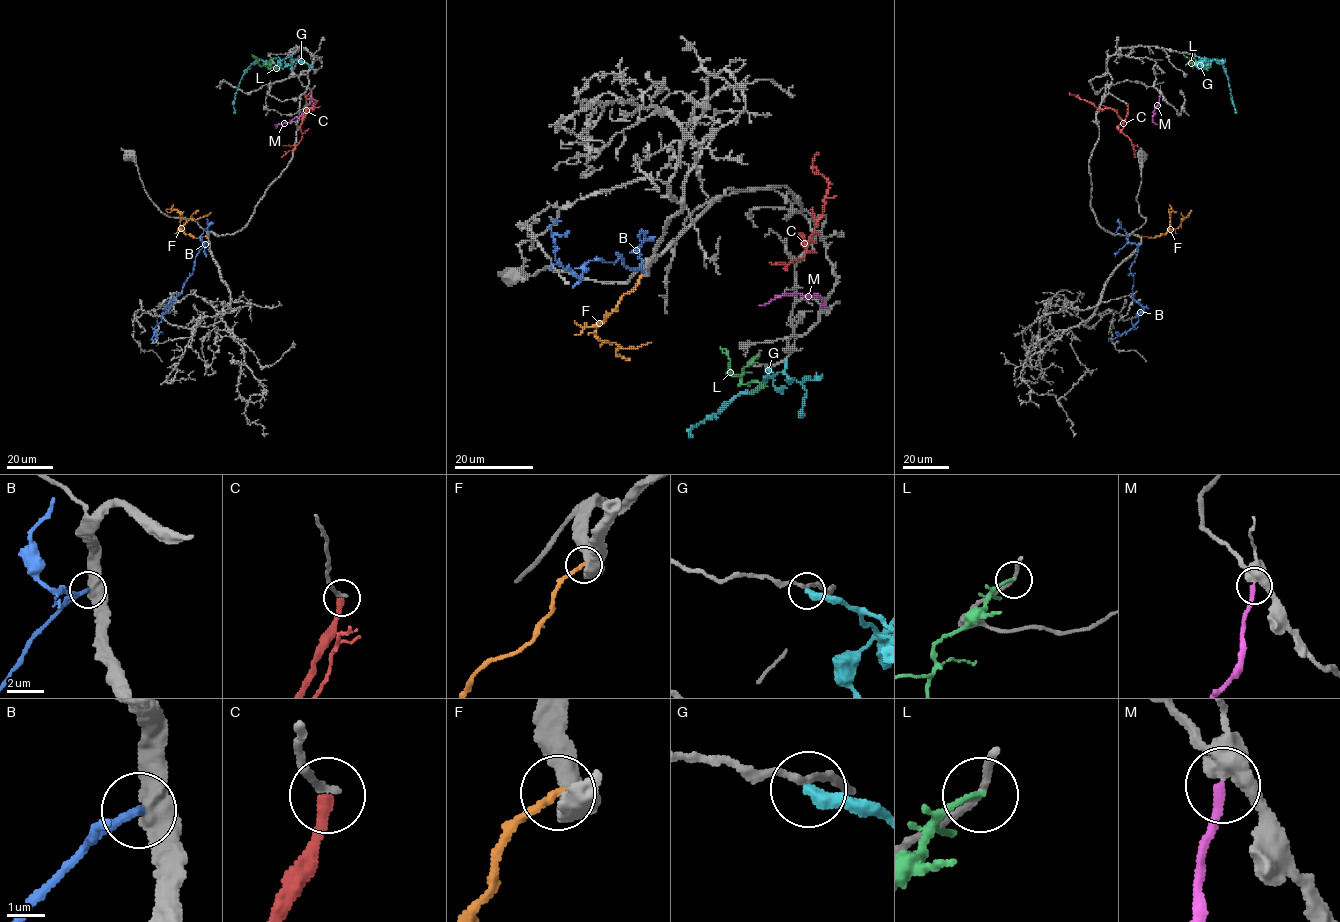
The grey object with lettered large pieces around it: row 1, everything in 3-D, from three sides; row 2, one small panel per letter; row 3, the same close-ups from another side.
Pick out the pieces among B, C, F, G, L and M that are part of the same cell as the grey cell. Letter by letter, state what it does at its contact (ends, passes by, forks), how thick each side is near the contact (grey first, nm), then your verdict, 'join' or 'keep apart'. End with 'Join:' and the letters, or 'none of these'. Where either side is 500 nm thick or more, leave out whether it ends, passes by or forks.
B: 500 nm thick on the grey side, 240 nm on the other; join
C: it ends there; 200 nm thick on the grey side, 280 nm on the other; keep apart
F: 500 nm thick on the grey side, 240 nm on the other; keep apart
G: it ends there; 200 nm thick on the grey side, 400 nm on the other; keep apart
L: it ends there; 180 nm thick on the grey side, 150 nm on the other; keep apart
M: it ends there; 420 nm thick on the grey side, 240 nm on the other; keep apart
Join: B

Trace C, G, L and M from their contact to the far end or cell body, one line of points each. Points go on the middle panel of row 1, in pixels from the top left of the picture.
C: (815, 252), (805, 247), (821, 214), (828, 189), (824, 177), (812, 170), (814, 157), (818, 153)
G: (785, 361), (786, 367), (781, 371), (770, 375), (748, 393), (740, 393), (718, 413), (690, 428), (690, 434)
L: (759, 355), (743, 369), (742, 373), (735, 375), (728, 366), (729, 359), (719, 347)
M: (820, 308), (823, 305), (817, 295), (805, 297), (795, 293), (775, 297), (761, 305)

